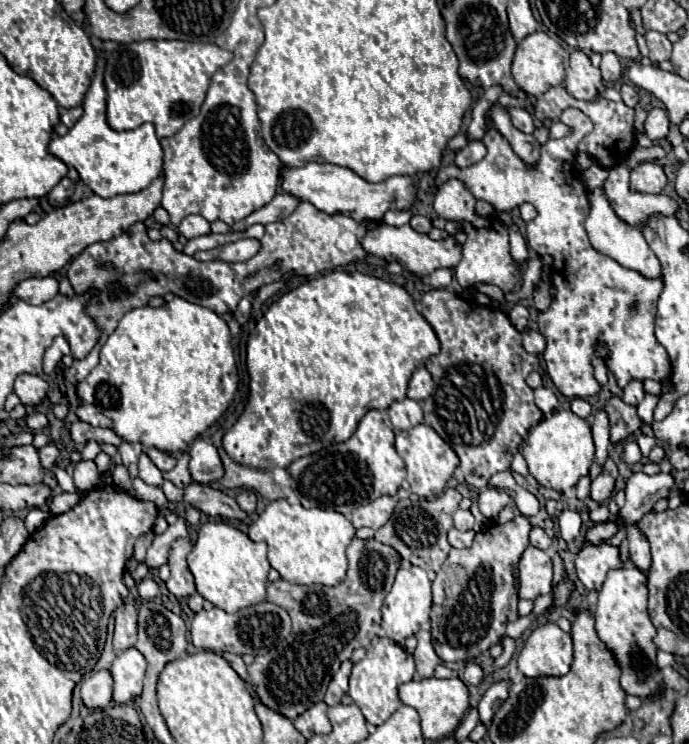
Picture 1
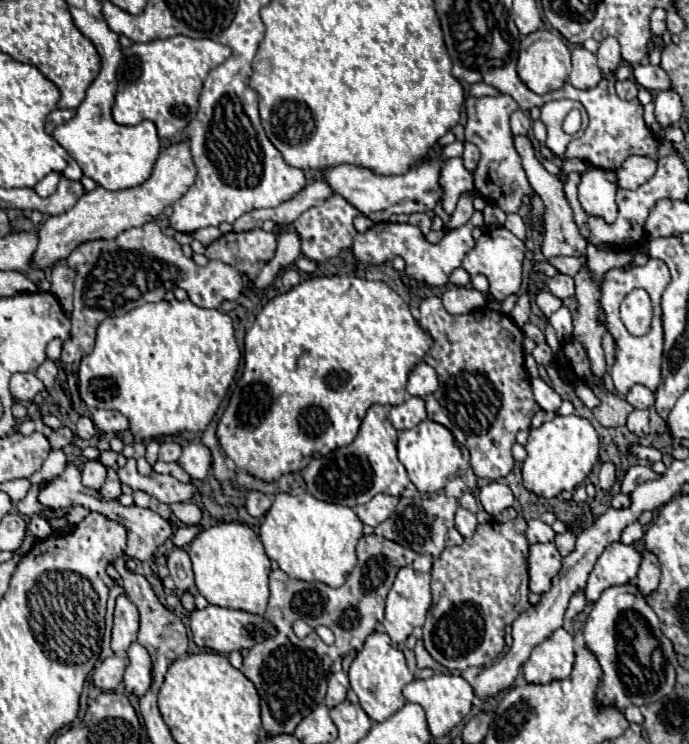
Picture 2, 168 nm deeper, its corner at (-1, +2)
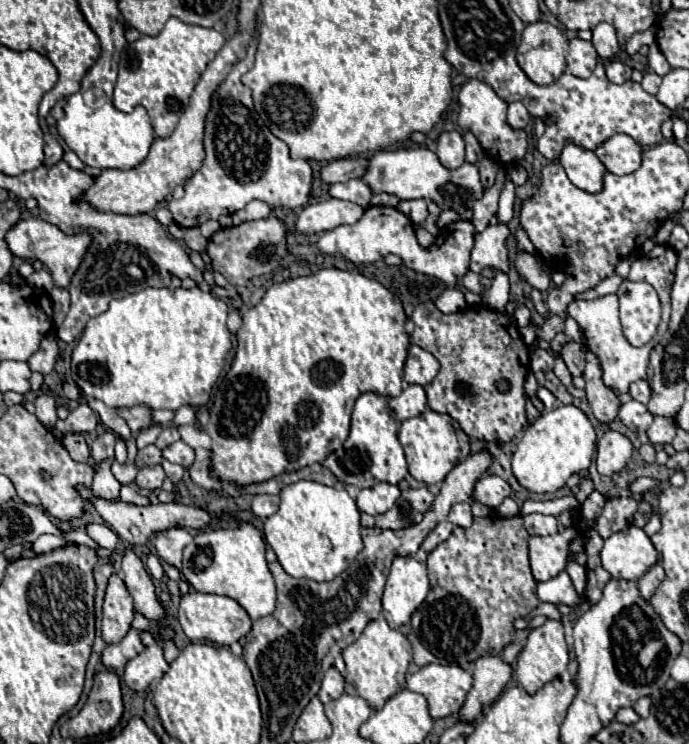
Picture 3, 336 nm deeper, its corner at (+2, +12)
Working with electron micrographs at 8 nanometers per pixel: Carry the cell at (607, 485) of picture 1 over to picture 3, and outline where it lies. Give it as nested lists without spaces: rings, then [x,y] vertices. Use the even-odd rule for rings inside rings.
[[[605,432],[597,442],[597,472],[603,476],[611,476],[625,468],[633,452],[631,442],[619,432]]]

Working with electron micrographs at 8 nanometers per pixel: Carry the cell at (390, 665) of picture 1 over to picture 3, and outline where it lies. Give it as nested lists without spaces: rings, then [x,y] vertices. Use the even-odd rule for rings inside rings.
[[[381,618],[369,622],[363,634],[343,650],[343,660],[347,664],[347,678],[355,684],[357,694],[367,700],[371,708],[379,710],[391,696],[395,696],[403,688],[407,666],[412,660],[412,648],[405,635],[389,628]]]

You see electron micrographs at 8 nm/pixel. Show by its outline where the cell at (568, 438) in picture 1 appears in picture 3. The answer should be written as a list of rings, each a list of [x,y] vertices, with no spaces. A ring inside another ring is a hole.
[[[573,404],[569,406],[557,406],[553,410],[547,410],[543,412],[521,436],[515,452],[513,452],[513,474],[517,478],[517,482],[527,488],[529,492],[555,492],[559,490],[561,486],[565,486],[565,482],[581,472],[581,470],[587,470],[589,464],[593,462],[593,456],[595,456],[595,442],[597,442],[597,434],[595,434],[595,428],[593,424],[589,422],[589,418],[585,416],[585,412]]]

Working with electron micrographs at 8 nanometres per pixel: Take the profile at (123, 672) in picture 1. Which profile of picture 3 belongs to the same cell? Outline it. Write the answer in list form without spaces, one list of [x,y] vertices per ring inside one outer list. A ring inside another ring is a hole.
[[[135,614],[133,620],[133,628],[139,632],[145,650],[141,654],[137,654],[133,660],[127,662],[125,666],[125,684],[131,690],[145,690],[153,680],[161,678],[167,670],[167,662],[163,658],[163,650],[159,648],[159,642],[155,640],[155,634],[151,630],[151,622],[139,614]]]

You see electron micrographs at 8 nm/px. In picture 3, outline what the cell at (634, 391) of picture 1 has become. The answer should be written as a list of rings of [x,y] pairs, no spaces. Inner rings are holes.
[[[637,380],[629,386],[629,394],[633,400],[641,402],[641,404],[647,404],[649,402],[649,396],[651,396],[651,388],[647,384],[647,380]]]

